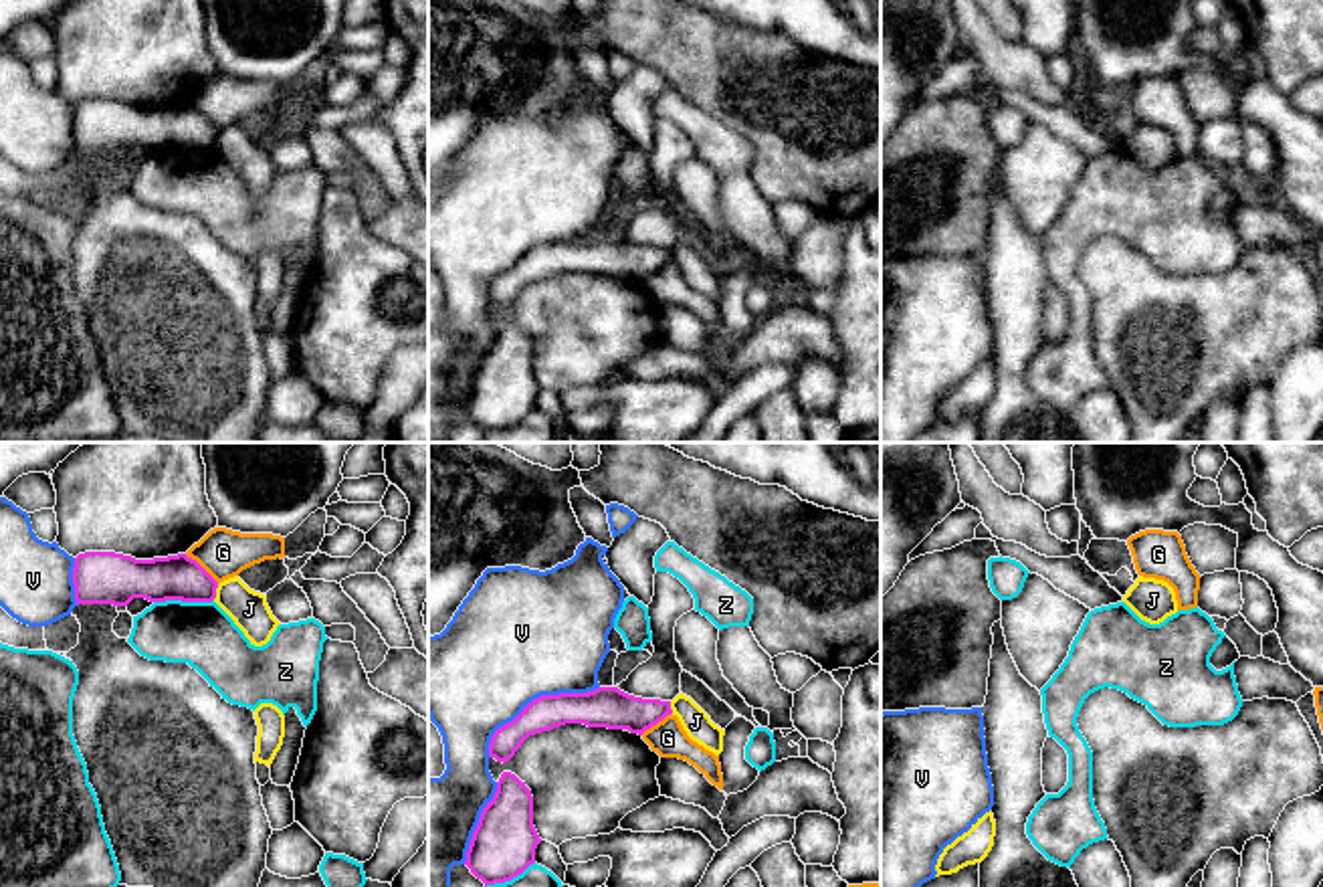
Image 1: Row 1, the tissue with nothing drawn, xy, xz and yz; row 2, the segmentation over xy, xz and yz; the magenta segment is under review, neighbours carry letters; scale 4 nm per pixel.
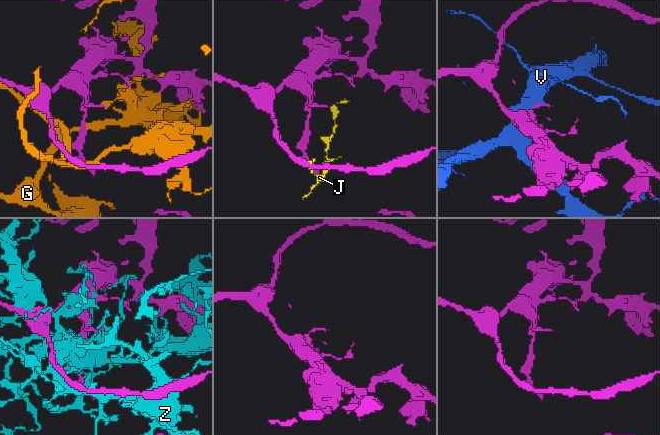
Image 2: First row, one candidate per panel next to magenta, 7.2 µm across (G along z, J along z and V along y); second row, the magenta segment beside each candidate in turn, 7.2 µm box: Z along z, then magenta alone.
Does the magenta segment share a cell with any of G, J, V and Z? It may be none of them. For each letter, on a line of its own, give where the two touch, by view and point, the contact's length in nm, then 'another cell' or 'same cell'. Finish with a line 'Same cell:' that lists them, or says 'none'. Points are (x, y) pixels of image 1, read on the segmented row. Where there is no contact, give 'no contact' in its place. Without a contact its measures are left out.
G: contact xy (200, 566); length 180 nm; another cell
J: contact xy (215, 593); length 70 nm; another cell
V: contact xz (538, 698); length 550 nm; another cell
Z: contact xy (182, 601); length 240 nm; another cell
Same cell: none

